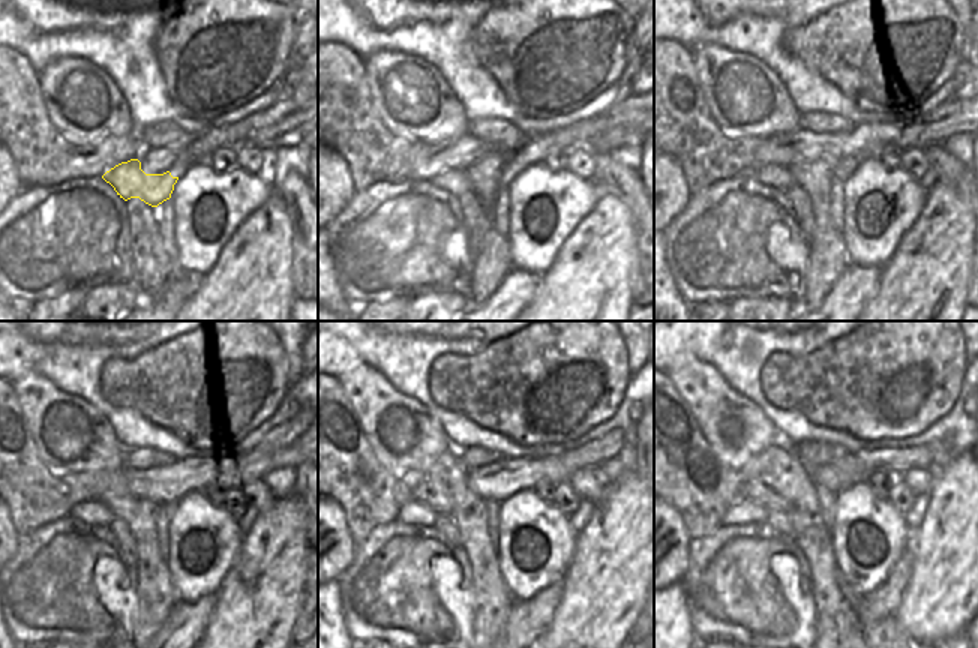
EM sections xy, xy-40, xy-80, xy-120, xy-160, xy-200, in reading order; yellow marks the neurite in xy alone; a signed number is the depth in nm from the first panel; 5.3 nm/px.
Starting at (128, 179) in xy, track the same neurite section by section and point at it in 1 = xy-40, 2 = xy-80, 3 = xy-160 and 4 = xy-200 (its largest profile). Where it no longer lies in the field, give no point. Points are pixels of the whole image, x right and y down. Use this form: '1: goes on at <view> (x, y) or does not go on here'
1: goes on at xy-40 (455, 182)
2: goes on at xy-80 (773, 176)
3: goes on at xy-160 (411, 513)
4: goes on at xy-200 (744, 513)

